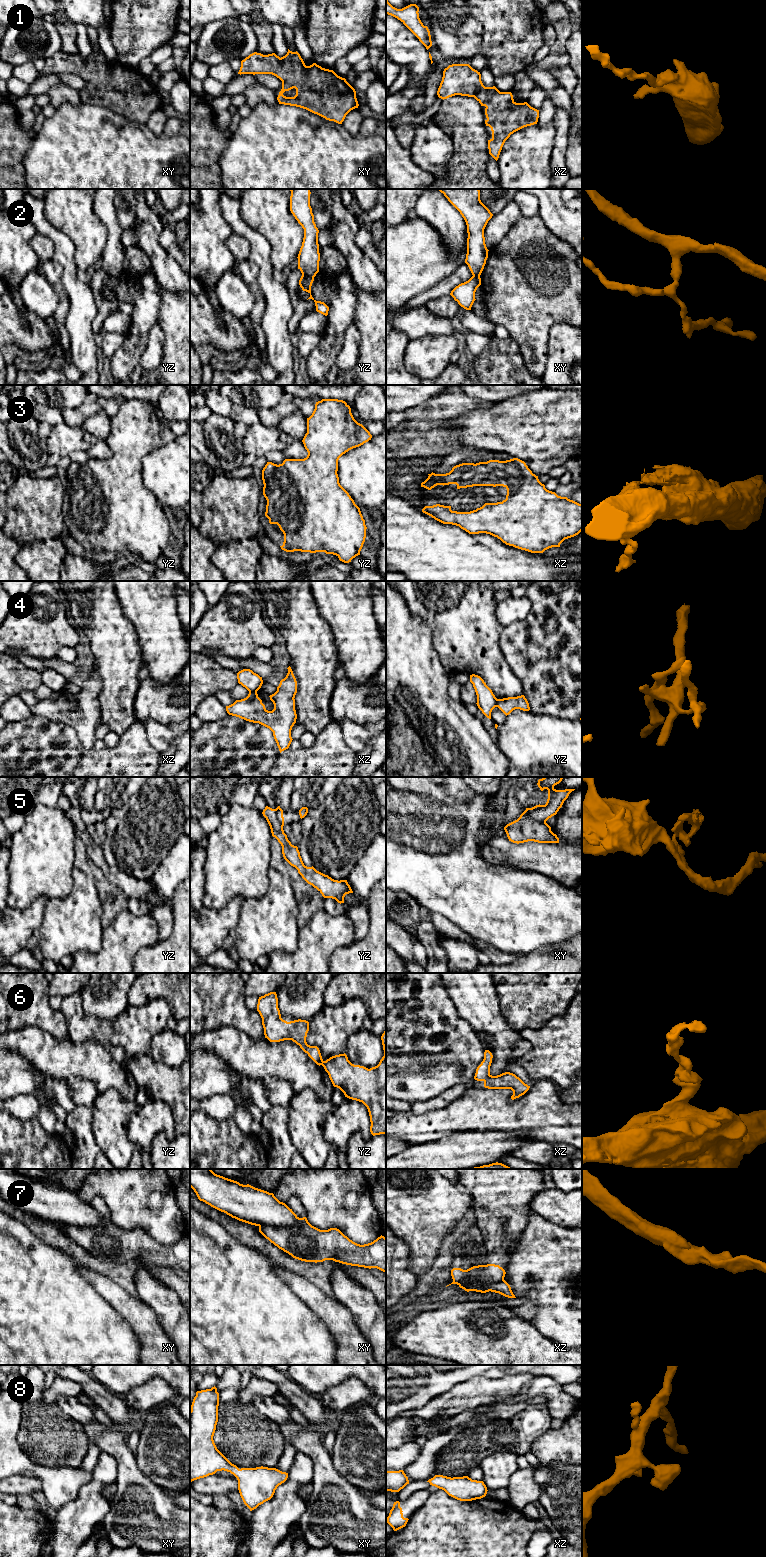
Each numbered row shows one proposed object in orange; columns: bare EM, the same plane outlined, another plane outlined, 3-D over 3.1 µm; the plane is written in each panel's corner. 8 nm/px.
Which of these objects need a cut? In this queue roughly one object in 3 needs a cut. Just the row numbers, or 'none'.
2, 4, 5, 7

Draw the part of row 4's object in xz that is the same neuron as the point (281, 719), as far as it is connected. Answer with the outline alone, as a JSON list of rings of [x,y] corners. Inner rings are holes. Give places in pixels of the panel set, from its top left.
[[[291,667],[287,669],[288,673],[280,681],[277,691],[269,696],[274,704],[272,711],[265,708],[257,692],[249,692],[246,698],[226,706],[229,715],[269,728],[273,732],[280,753],[289,748],[293,740],[291,730],[297,719],[294,699],[297,693],[297,681]]]

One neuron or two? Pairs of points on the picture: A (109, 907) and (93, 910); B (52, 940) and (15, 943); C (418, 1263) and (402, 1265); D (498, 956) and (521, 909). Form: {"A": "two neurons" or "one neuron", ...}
{"A": "two neurons", "B": "two neurons", "C": "two neurons", "D": "two neurons"}

